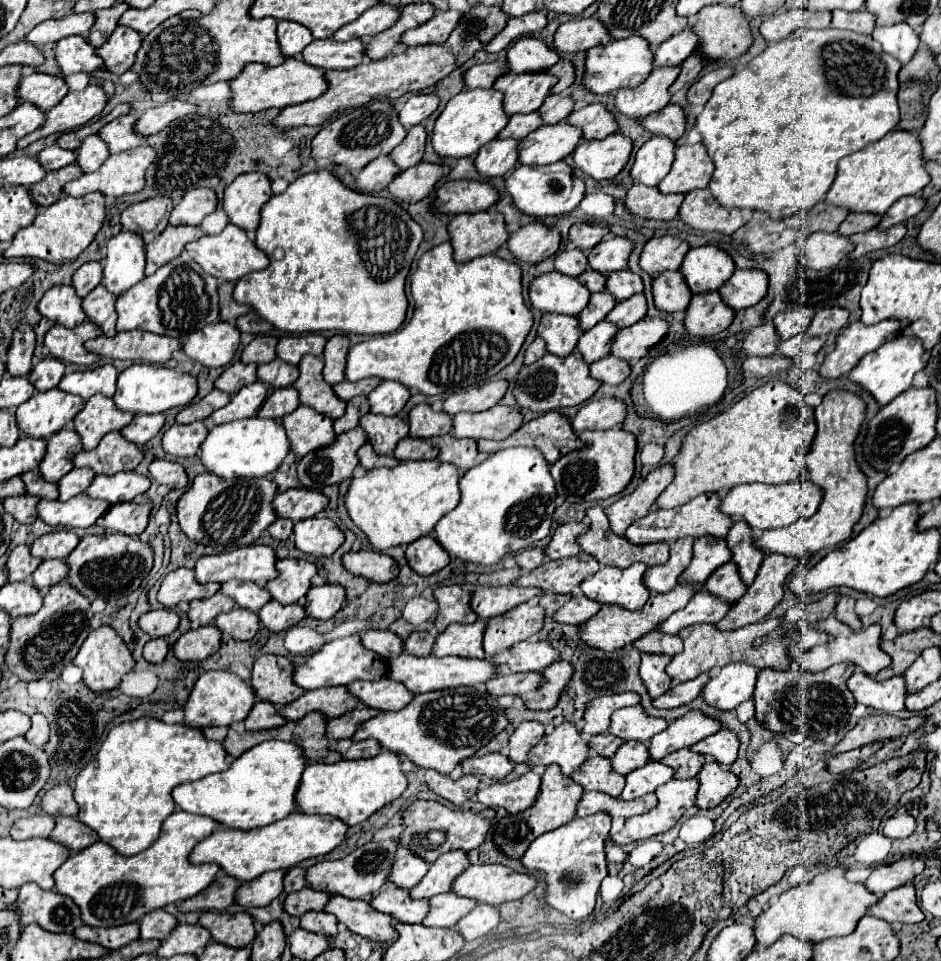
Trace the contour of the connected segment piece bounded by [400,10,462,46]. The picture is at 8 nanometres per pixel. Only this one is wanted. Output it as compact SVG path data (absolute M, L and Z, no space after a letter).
M444 10L444 12L436 12L434 18L430 18L426 24L414 28L414 30L406 30L402 34L400 44L406 46L424 46L424 44L444 44L452 32L452 28L456 28L456 22L460 20L462 12L458 10Z

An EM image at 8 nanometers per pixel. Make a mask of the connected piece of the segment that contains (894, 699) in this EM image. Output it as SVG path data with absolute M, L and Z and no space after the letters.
M856 668L854 674L848 678L848 690L854 694L854 700L858 704L880 710L884 714L904 710L906 692L904 692L902 676L876 682L872 676L864 676L864 672Z

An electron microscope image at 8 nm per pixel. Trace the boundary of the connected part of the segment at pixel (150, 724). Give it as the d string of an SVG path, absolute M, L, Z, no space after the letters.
M138 718L114 726L98 754L86 764L86 768L76 776L74 782L74 800L80 806L78 820L92 828L98 838L122 856L132 856L146 850L160 834L162 822L174 812L174 800L170 796L172 788L180 782L194 782L208 774L228 770L228 754L224 752L222 742L210 742L196 728L184 728L184 724L164 724L156 718Z

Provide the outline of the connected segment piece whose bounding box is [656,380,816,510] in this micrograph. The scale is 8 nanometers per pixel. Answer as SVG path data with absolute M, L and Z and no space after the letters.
M782 380L768 382L750 394L746 394L740 402L724 410L722 414L714 416L708 422L702 422L694 426L686 438L682 440L680 454L674 458L674 480L670 486L658 496L656 506L658 508L676 508L692 498L714 492L714 494L726 494L730 488L738 484L750 484L750 482L762 482L762 484L786 484L802 478L806 472L804 468L804 456L808 456L808 444L812 444L812 436L816 434L814 424L814 410L802 400L802 396L788 386Z

